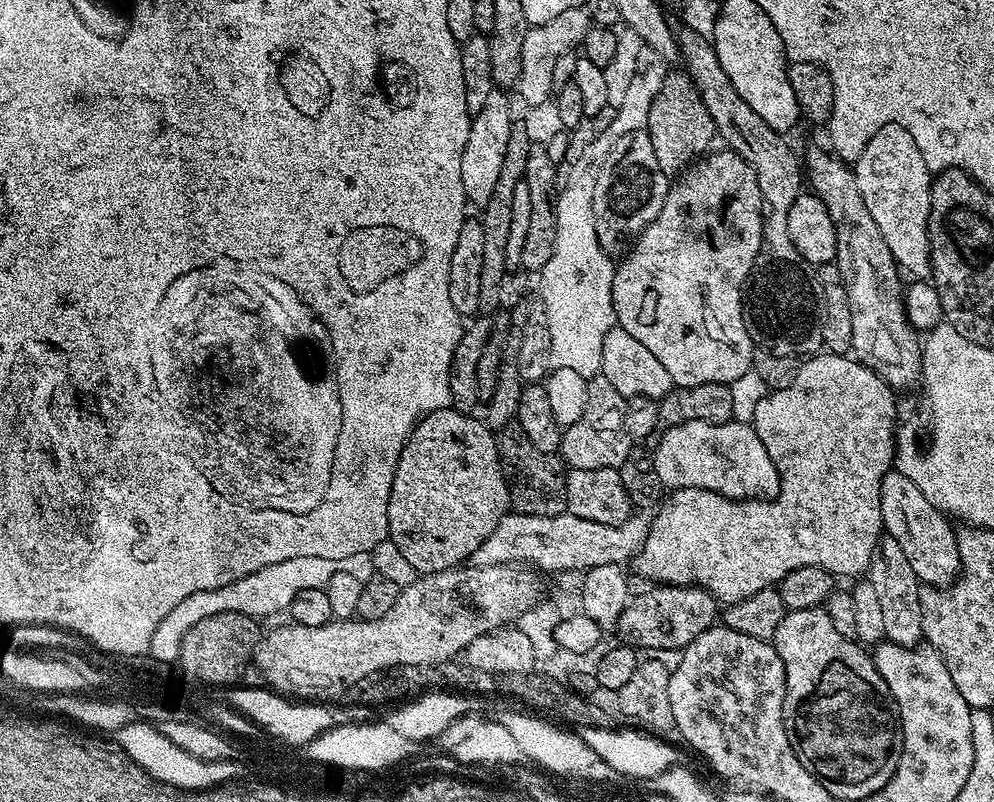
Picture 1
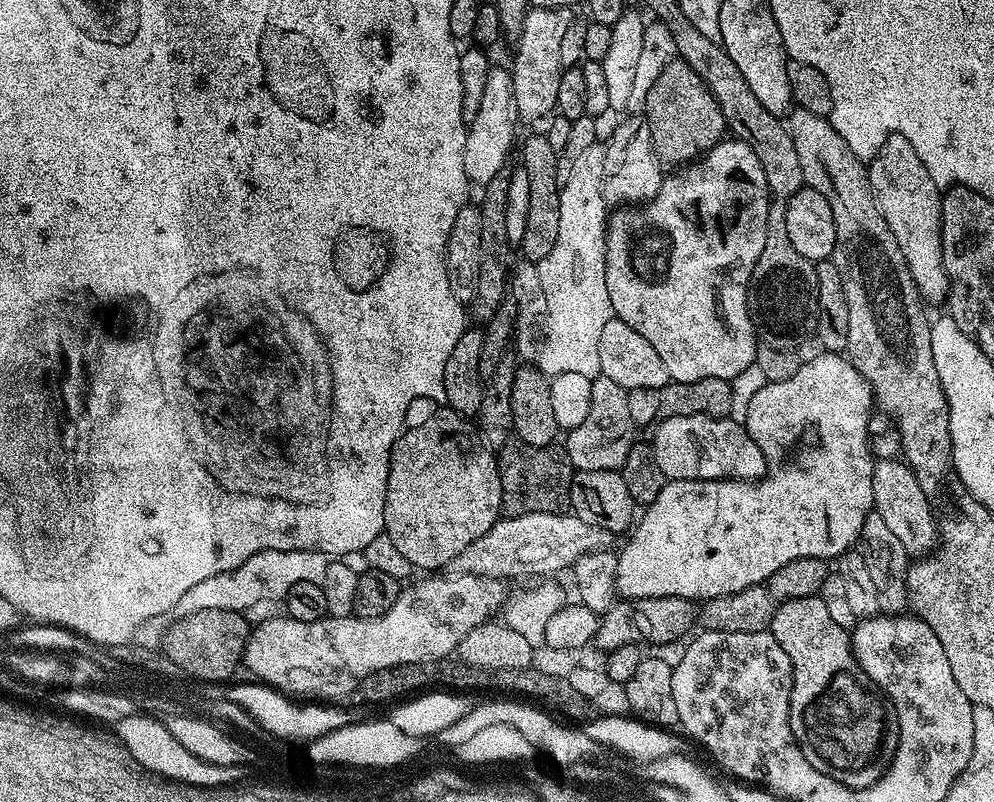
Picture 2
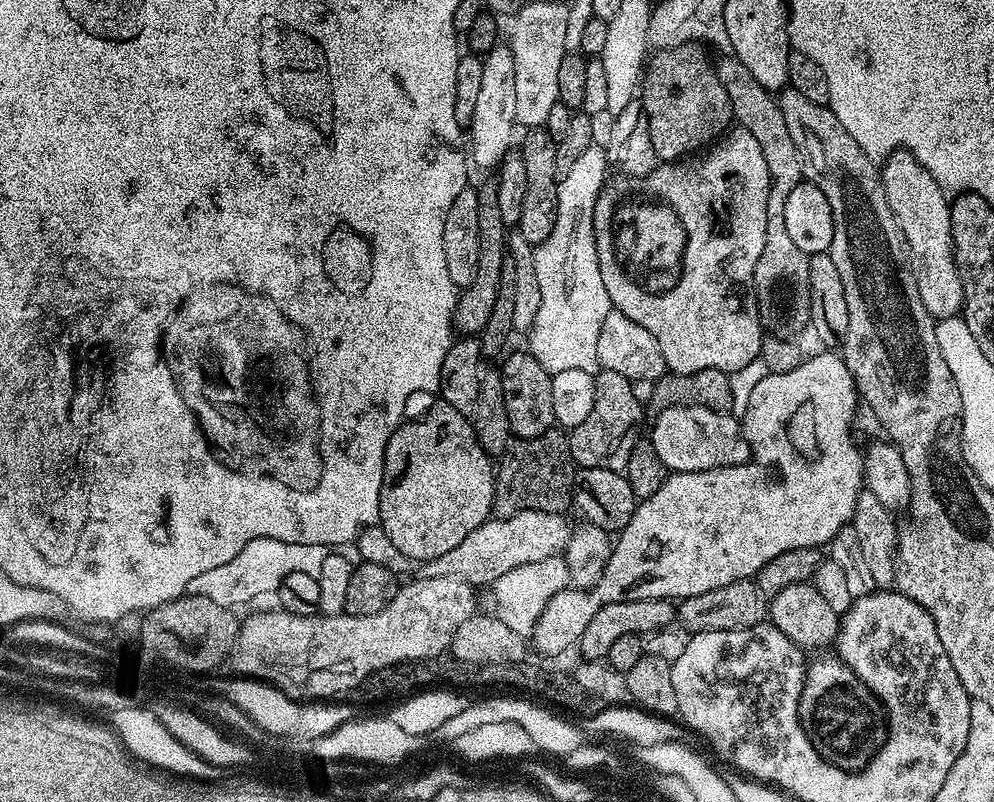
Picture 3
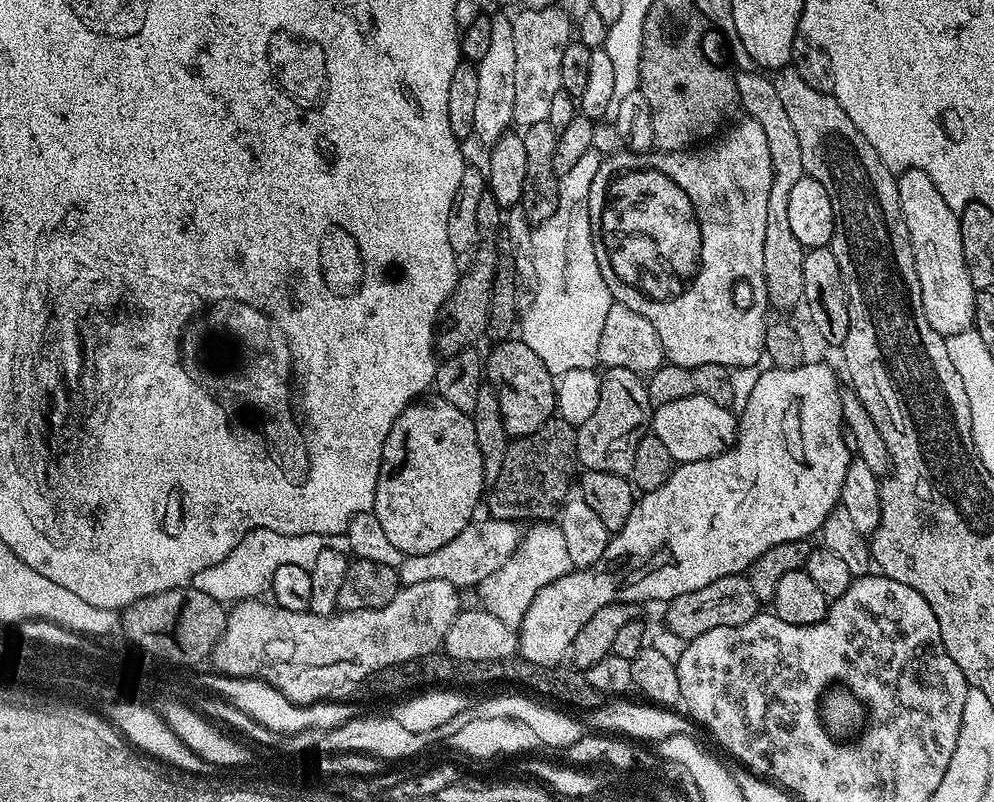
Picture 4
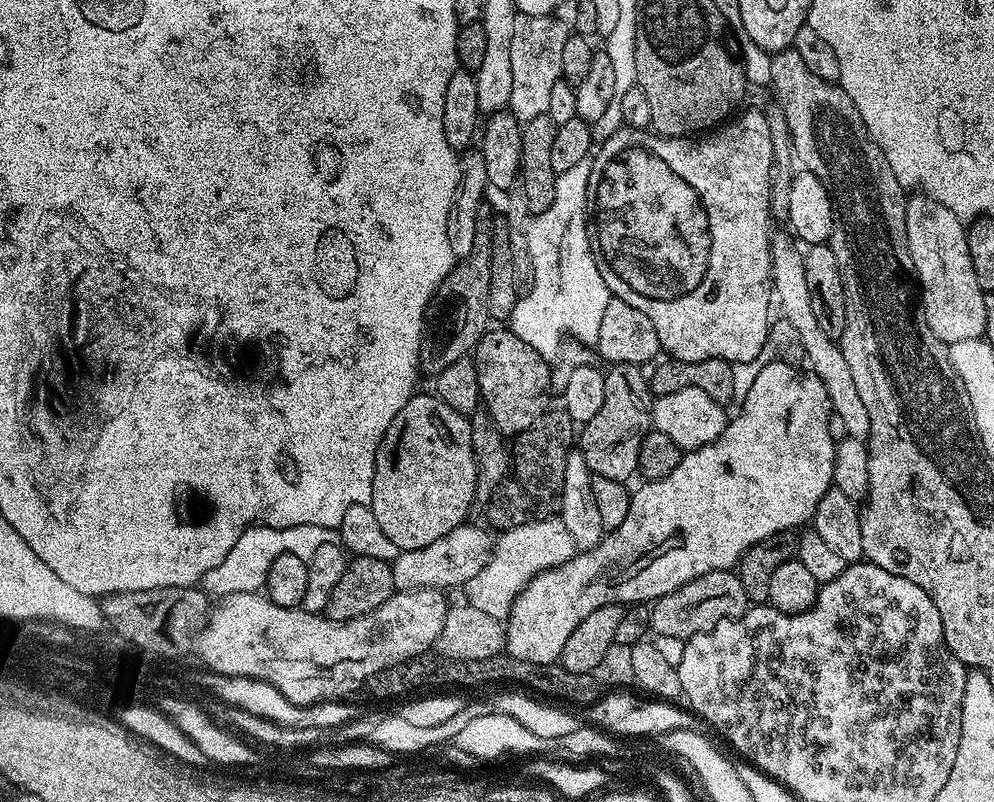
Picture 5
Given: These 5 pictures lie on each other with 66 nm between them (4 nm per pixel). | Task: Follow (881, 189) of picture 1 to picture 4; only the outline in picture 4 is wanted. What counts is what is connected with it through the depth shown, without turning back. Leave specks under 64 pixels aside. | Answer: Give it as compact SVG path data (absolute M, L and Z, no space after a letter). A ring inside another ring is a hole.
M906 168L896 176L898 202L902 210L902 218L906 222L906 230L910 234L914 266L918 274L918 286L922 290L922 310L926 314L926 322L945 338L960 336L971 329L976 322L976 295L974 282L970 278L970 270L966 266L966 254L962 254L962 230L957 209L946 206L946 198L938 194L938 186L930 182L930 176L920 168Z

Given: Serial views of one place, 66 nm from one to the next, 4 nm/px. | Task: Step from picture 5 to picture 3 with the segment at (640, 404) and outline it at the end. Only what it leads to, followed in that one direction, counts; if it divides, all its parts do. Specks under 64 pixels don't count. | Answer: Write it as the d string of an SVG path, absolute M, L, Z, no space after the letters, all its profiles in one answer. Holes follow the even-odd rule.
M601 370L595 373L595 378L594 407L582 426L571 429L568 436L570 454L579 467L623 472L626 462L630 462L630 450L634 450L636 443L642 439L640 427L644 424L646 408L636 397L637 385L622 374Z

